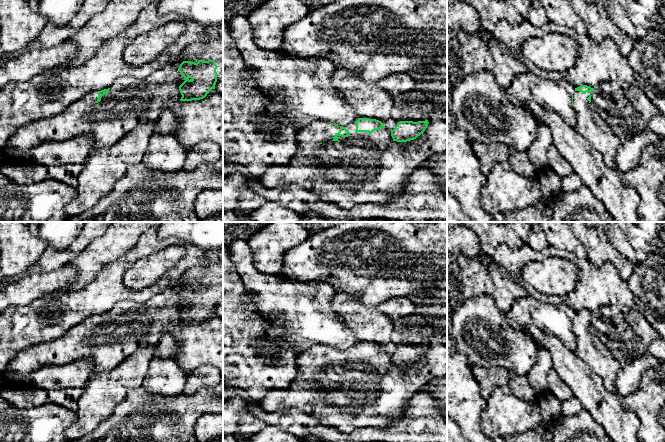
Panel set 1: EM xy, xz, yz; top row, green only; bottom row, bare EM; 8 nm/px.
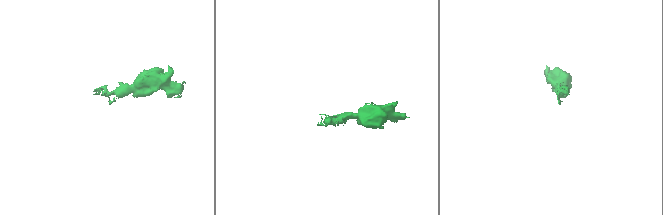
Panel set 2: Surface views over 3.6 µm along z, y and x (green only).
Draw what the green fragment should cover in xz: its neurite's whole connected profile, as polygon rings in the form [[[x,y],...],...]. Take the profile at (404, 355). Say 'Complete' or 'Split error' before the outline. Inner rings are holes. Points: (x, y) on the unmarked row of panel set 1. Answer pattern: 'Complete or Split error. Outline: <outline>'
Split error. Outline: [[[409,315],[393,320],[392,343],[397,349],[391,354],[393,365],[407,366],[416,363],[427,352],[430,339],[436,335],[425,317]]]

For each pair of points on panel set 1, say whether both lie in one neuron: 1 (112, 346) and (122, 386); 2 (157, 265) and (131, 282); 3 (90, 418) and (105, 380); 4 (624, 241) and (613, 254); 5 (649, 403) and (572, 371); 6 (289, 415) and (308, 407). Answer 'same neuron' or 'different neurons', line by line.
1: different neurons
2: same neuron
3: same neuron
4: different neurons
5: different neurons
6: different neurons

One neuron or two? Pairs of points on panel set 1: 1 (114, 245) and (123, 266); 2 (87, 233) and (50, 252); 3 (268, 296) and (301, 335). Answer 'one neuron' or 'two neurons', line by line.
1: two neurons
2: one neuron
3: one neuron

